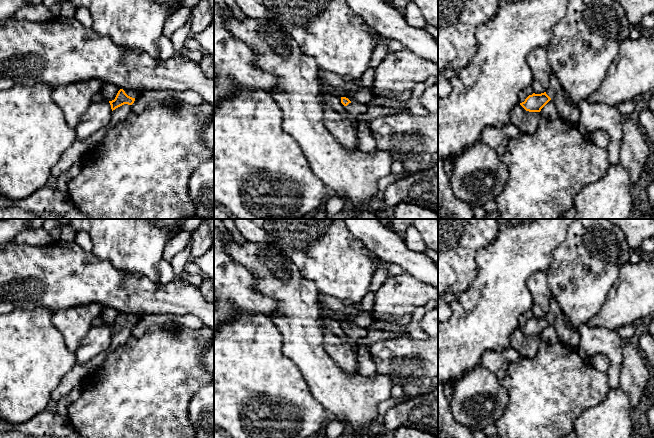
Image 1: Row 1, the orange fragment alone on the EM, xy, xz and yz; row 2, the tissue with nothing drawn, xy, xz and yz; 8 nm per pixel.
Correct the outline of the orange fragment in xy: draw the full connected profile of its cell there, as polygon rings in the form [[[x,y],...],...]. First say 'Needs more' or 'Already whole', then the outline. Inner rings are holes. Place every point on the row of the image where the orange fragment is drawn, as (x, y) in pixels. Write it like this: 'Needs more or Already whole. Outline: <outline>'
Needs more. Outline: [[[120,89],[115,99],[109,101],[112,111],[124,104],[132,105],[135,99],[138,98],[138,96],[139,96],[138,89],[126,89],[126,90]]]

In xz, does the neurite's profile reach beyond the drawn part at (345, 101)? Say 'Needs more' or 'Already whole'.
Needs more

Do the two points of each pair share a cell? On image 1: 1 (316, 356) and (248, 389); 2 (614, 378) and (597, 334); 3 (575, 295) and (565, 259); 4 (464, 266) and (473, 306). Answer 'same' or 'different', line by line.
1: different
2: same
3: same
4: different

